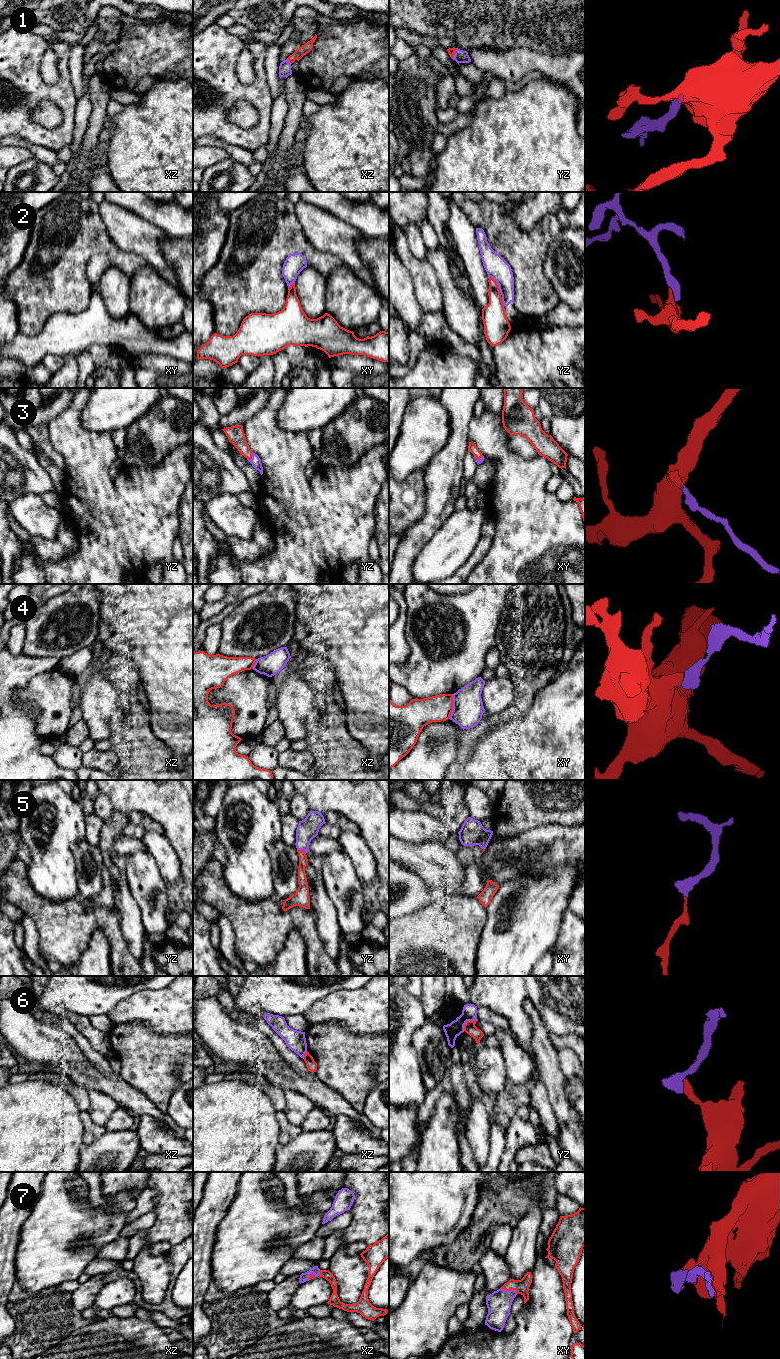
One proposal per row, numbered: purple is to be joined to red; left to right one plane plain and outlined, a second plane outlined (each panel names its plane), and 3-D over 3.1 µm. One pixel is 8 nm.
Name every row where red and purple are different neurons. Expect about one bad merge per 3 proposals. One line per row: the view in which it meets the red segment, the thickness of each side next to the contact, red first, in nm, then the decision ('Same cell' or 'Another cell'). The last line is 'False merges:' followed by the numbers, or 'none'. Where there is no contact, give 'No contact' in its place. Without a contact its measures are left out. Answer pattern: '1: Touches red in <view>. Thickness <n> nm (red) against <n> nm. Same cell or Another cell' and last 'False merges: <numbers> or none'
1: Touches red in yz. Thickness 60 nm (red) against 100 nm. Same cell
2: Touches red in yz. Thickness 190 nm (red) against 180 nm. Another cell
3: Touches red in yz. Thickness 140 nm (red) against 80 nm. Same cell
4: Touches red in xy. Thickness 220 nm (red) against 240 nm. Another cell
5: Touches red in yz. Thickness 80 nm (red) against 170 nm. Same cell
6: Touches red in yz. Thickness 90 nm (red) against 130 nm. Another cell
7: Touches red in xy. Thickness 110 nm (red) against 190 nm. Same cell
False merges: 2, 4, 6

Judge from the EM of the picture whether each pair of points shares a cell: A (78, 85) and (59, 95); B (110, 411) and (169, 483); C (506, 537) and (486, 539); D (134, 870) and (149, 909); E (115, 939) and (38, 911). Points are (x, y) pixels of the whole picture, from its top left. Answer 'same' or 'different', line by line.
A: different
B: different
C: different
D: same
E: same

